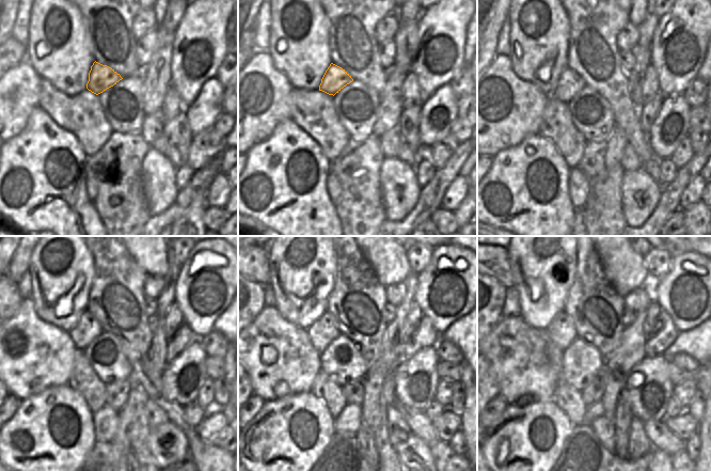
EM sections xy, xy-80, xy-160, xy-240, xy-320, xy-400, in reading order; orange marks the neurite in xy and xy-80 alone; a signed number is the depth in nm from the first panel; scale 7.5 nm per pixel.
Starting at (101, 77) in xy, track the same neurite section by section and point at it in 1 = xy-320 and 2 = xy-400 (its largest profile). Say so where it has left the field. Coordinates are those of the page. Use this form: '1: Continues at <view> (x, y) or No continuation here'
1: Continues at xy-320 (324, 331)
2: Continues at xy-400 (562, 331).

